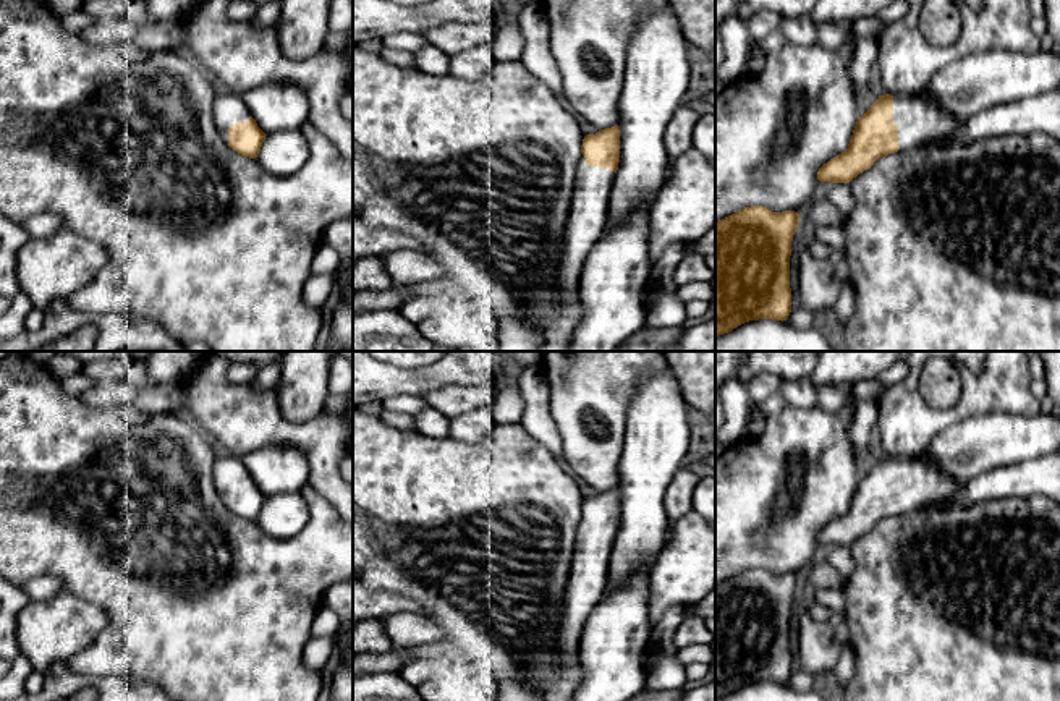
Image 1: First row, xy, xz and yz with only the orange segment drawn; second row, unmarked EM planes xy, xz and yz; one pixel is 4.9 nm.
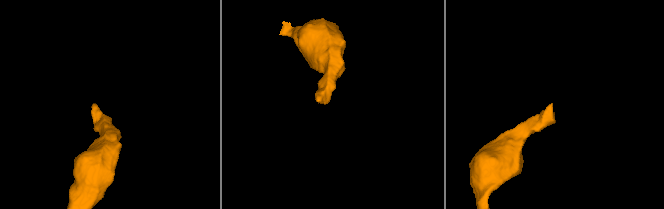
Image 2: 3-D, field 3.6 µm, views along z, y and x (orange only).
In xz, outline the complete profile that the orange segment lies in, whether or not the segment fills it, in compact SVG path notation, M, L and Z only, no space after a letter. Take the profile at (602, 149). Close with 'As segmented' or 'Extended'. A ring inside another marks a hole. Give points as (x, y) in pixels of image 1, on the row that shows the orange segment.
M618 125L584 136L557 275L562 303L579 288L586 257L604 236L618 162Z. Extended

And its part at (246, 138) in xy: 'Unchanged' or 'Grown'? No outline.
Grown

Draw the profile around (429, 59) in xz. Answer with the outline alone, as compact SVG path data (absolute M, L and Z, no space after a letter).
M427 44L414 53L416 66L419 71L432 76L450 74L452 55L447 55L440 49Z

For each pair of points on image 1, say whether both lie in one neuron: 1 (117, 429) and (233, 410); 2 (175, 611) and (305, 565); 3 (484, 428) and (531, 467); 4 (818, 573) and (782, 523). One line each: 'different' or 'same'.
1: different
2: same
3: different
4: different

